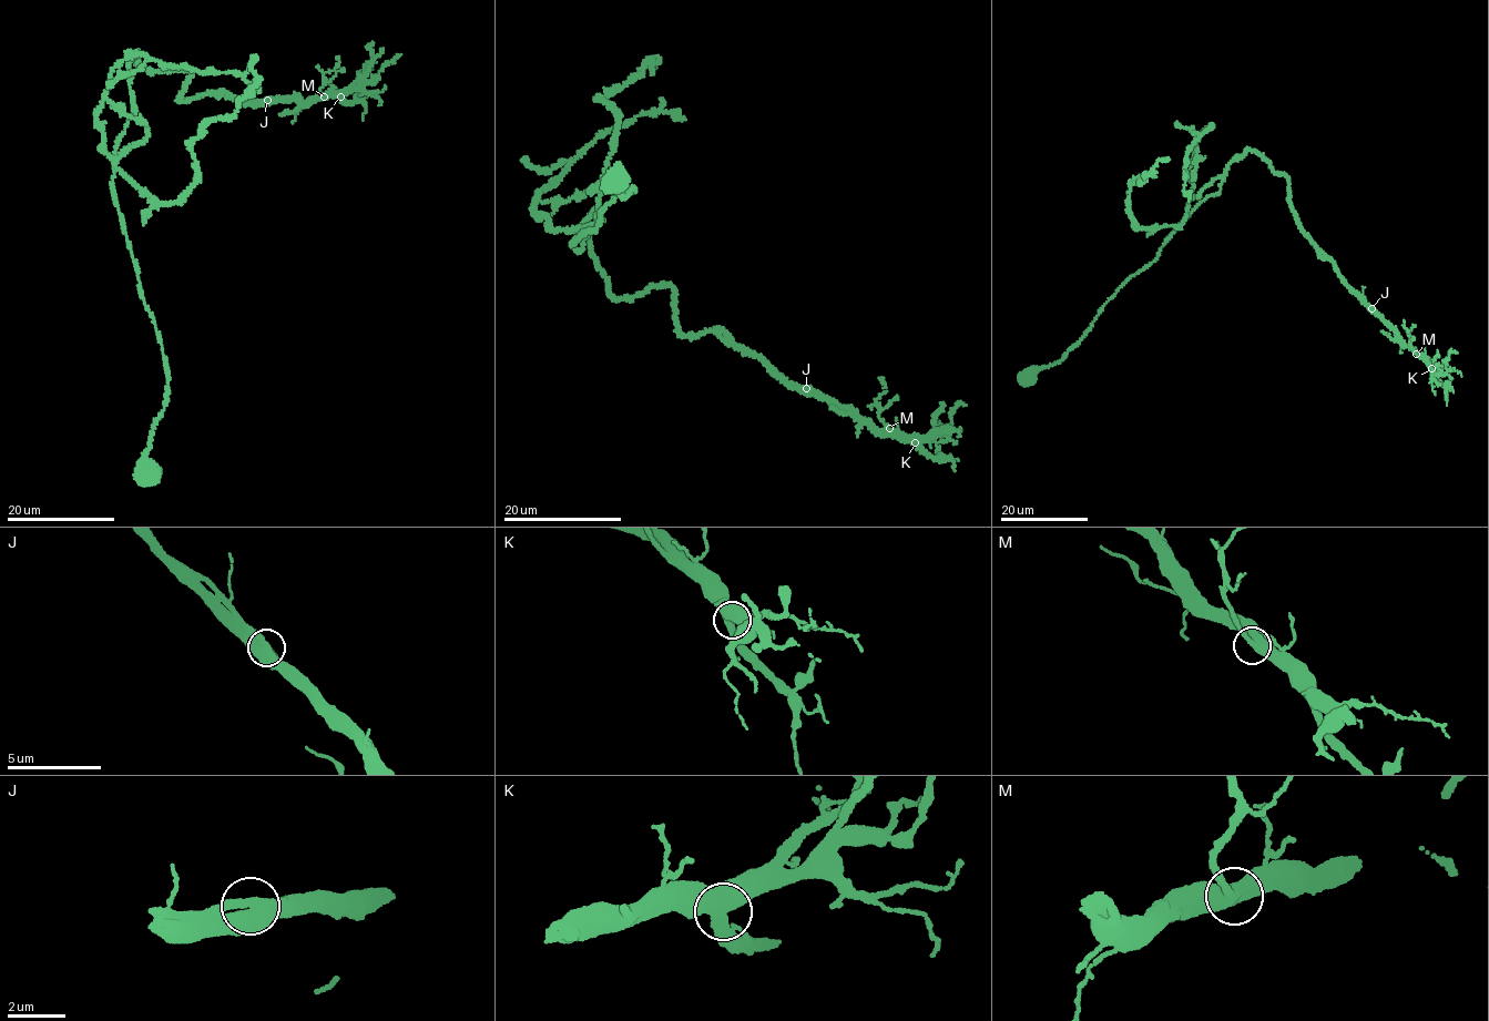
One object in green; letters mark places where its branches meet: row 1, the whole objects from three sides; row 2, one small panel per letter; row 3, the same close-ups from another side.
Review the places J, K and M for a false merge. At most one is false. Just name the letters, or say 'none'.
none

